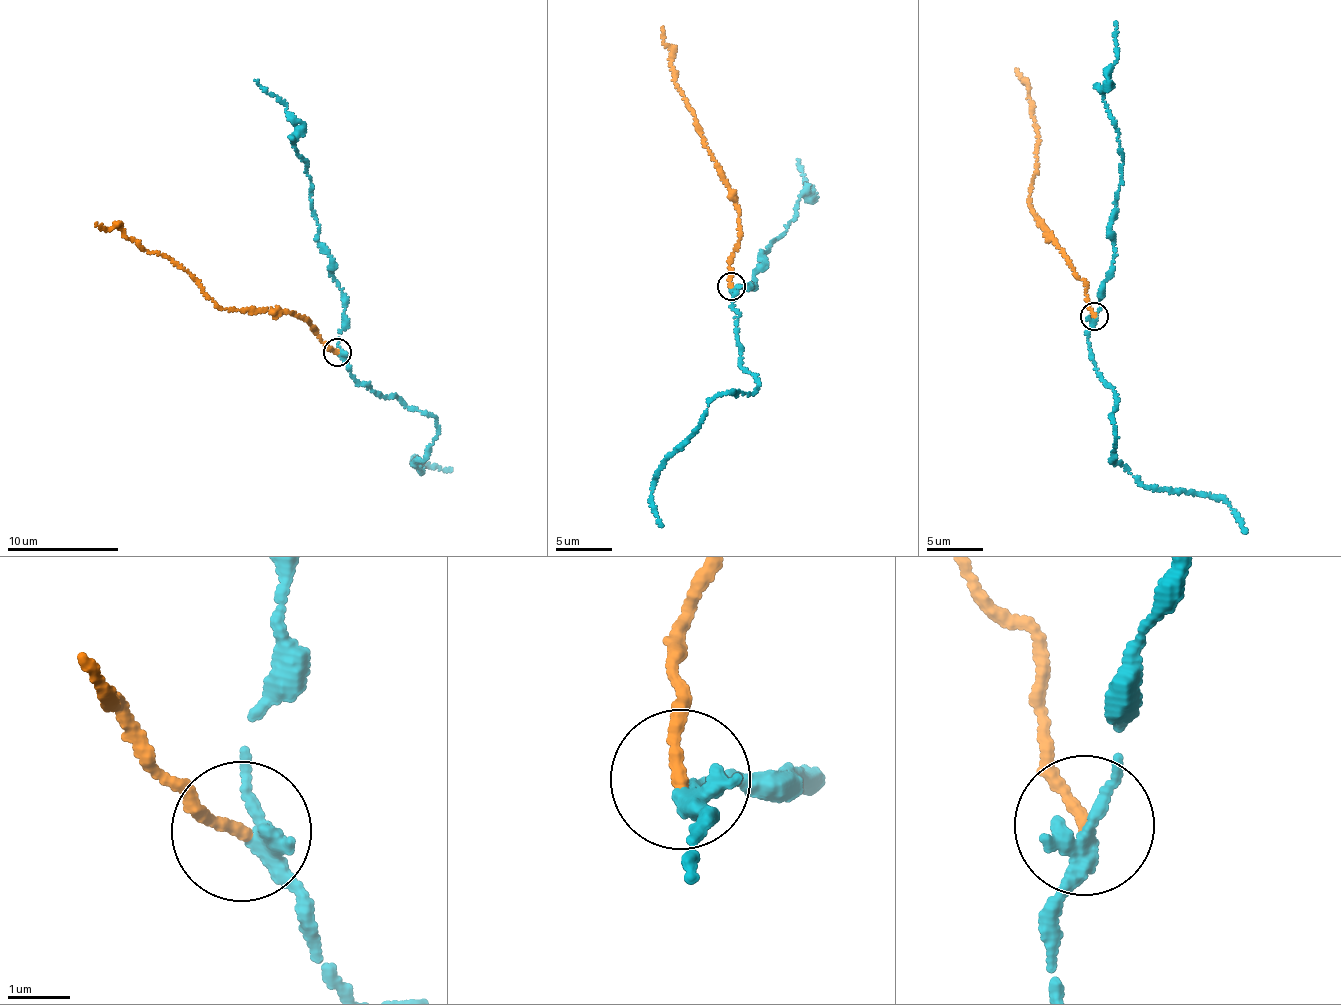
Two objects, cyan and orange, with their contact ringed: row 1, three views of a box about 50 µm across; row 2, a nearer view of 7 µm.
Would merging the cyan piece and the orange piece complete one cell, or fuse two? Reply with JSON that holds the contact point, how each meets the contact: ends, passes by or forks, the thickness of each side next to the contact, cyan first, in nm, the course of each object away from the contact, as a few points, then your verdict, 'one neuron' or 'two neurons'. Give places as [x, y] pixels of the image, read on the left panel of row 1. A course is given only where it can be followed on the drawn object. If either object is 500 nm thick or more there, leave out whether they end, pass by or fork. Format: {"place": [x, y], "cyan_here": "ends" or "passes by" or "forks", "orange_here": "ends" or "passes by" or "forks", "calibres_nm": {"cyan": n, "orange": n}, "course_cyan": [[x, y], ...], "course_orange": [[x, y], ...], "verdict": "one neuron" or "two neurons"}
{"place": [337, 352], "cyan_here": "passes by", "orange_here": "ends", "calibres_nm": {"cyan": 260, "orange": 190}, "course_cyan": [[338, 353], [350, 376], [435, 418], [437, 438], [415, 465], [424, 467], [413, 464], [415, 459], [451, 470]], "course_orange": [[338, 353], [307, 321], [293, 314], [229, 311], [173, 261], [125, 237], [117, 227], [104, 230], [96, 224]], "verdict": "two neurons"}

